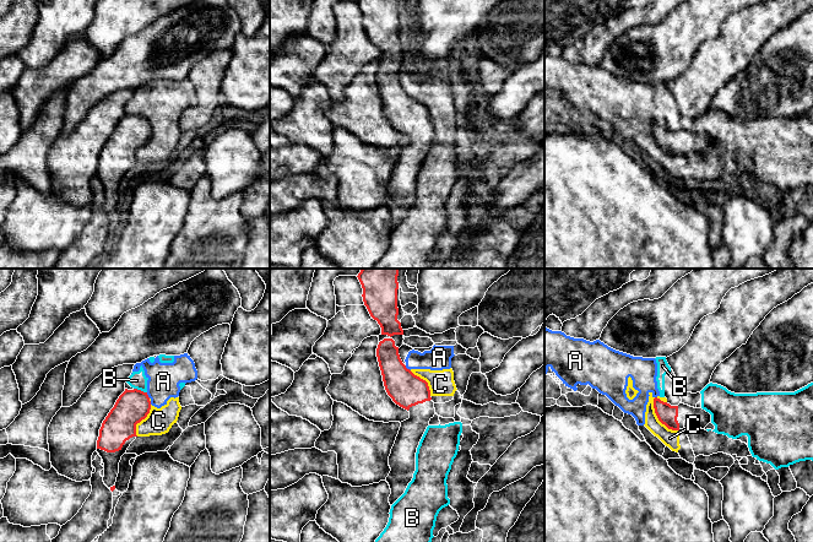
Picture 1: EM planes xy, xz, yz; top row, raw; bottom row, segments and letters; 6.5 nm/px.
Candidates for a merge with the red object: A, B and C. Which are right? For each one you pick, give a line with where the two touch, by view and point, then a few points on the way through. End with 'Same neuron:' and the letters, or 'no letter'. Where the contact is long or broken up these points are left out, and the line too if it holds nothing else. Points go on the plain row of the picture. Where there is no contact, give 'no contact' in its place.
Same neuron: no letter

